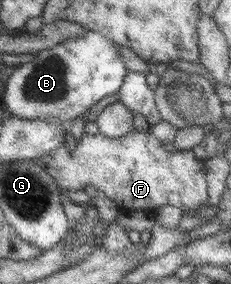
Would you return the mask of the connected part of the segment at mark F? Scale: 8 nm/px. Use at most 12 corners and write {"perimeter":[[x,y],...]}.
{"perimeter":[[133,128],[37,163],[132,214],[209,206],[206,160]]}

